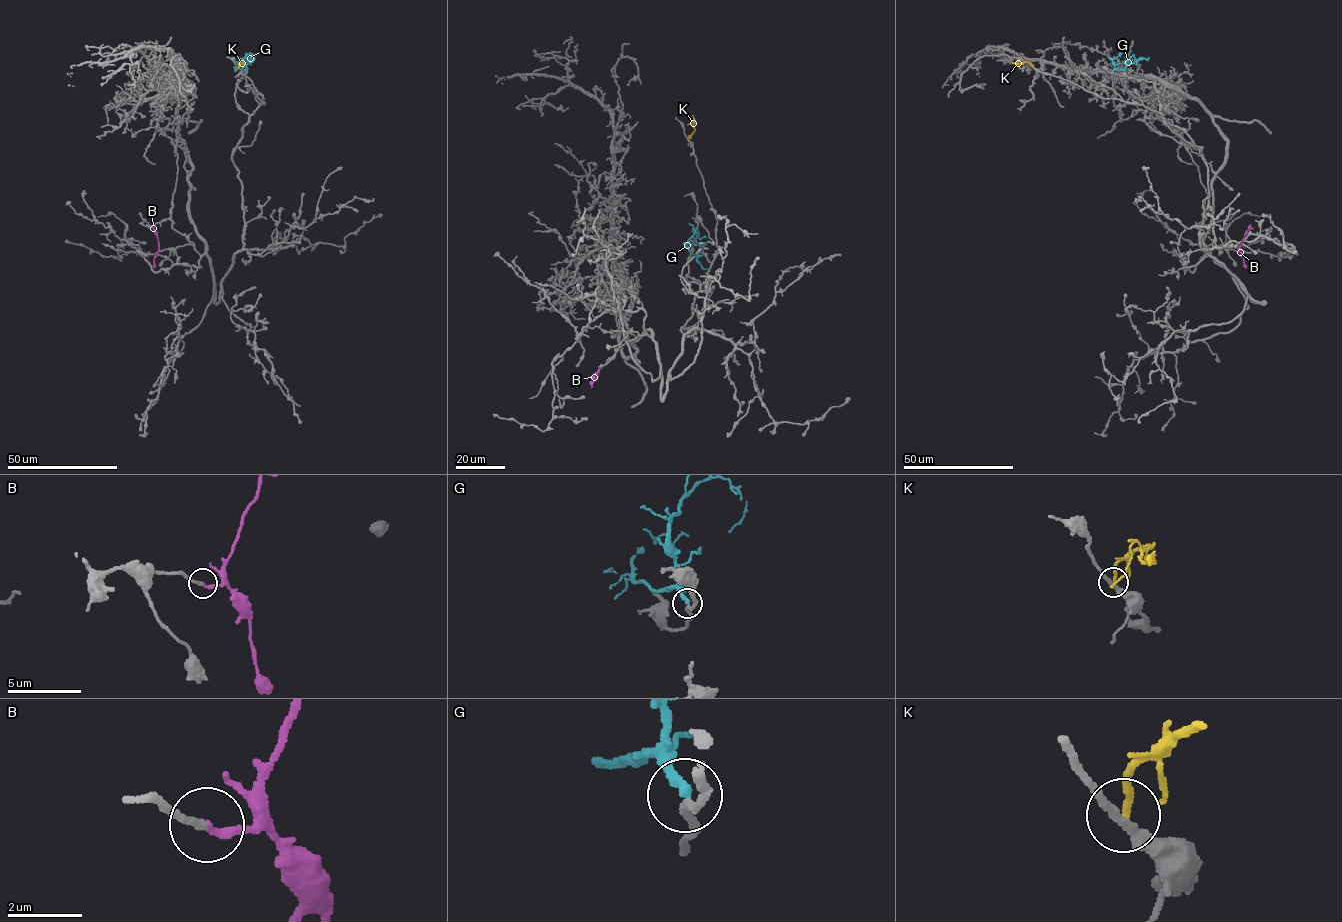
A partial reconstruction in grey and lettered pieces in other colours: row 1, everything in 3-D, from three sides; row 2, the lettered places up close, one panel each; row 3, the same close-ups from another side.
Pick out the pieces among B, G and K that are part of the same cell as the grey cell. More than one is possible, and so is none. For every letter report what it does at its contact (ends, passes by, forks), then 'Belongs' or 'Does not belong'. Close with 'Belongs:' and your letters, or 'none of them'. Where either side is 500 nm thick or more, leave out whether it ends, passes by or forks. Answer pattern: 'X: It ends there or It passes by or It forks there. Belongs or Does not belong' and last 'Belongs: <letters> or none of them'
B: It ends there. Belongs
G: It ends there. Does not belong
K: It ends there. Does not belong
Belongs: B

